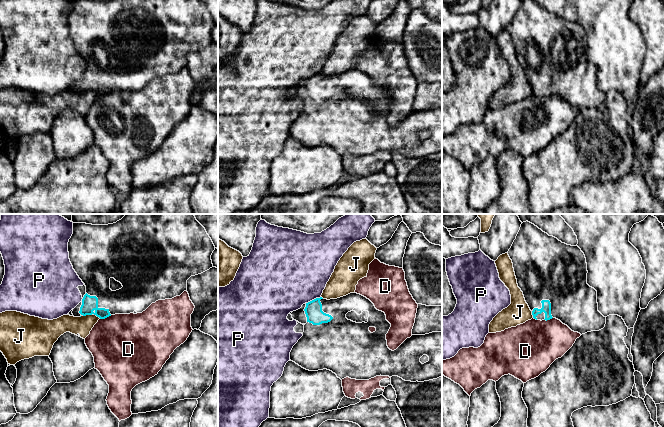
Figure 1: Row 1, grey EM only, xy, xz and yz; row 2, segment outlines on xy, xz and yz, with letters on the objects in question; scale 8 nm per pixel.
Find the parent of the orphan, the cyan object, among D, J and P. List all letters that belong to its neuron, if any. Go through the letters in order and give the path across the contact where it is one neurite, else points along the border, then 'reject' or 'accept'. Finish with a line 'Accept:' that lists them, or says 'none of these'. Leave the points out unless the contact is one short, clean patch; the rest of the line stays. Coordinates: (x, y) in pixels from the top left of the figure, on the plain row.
D: along xy (111, 91), (100, 95) | reject
J: along xy (92, 89), (83, 92) | reject
P: along xz (320, 72), (306, 79) | reject
Accept: none of these

